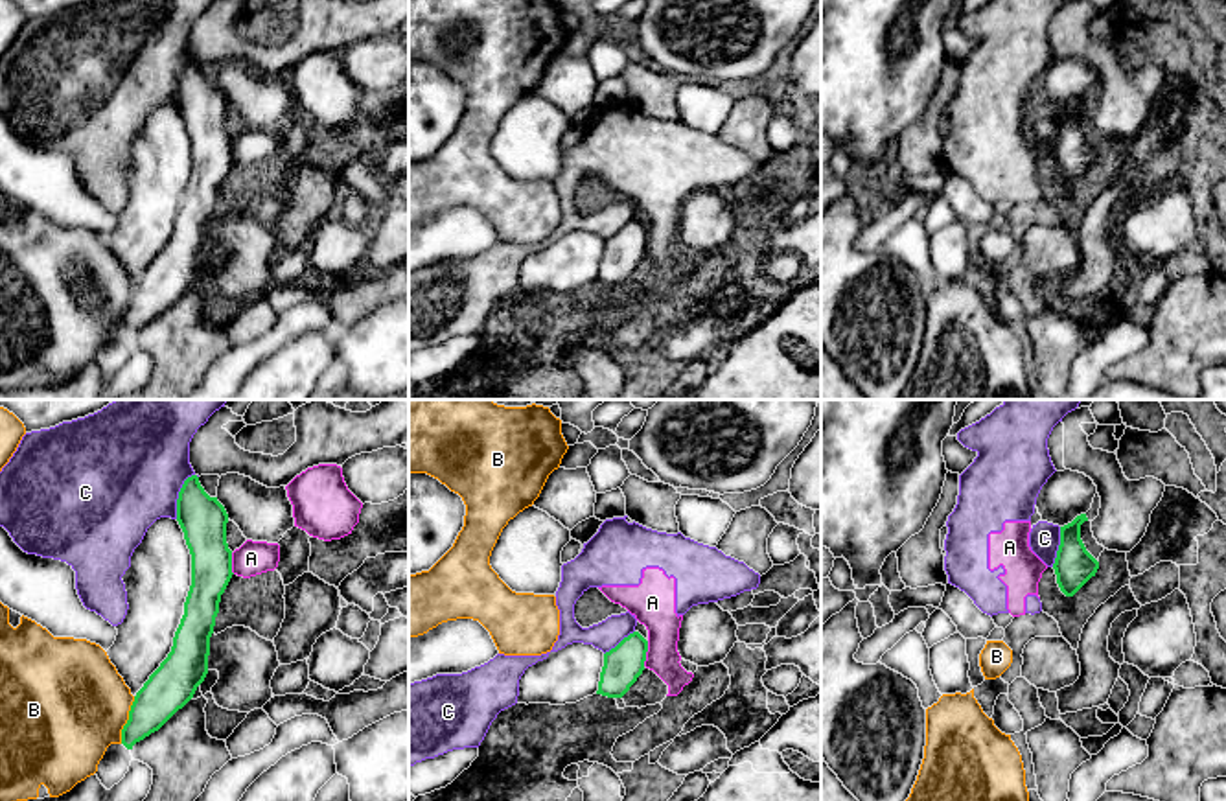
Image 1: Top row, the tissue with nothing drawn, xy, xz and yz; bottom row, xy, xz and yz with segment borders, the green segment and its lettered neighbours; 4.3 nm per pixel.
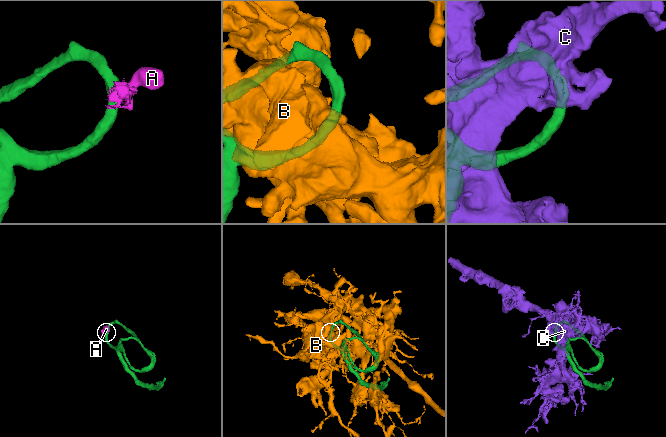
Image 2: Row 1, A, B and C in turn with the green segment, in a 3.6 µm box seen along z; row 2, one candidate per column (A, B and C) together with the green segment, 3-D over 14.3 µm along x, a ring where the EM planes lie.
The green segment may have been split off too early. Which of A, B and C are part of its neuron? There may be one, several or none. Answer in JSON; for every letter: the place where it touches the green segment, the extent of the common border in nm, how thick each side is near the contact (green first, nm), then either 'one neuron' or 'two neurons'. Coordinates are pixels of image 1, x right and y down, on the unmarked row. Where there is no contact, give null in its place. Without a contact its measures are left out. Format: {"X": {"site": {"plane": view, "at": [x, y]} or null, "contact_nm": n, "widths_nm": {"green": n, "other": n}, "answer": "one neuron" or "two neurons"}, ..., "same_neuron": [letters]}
{"A": {"site": {"plane": "xz", "at": [645, 242]}, "contact_nm": 110, "widths_nm": {"green": 170, "other": 200}, "answer": "two neurons"}, "B": {"site": {"plane": "xy", "at": [127, 308]}, "contact_nm": 220, "widths_nm": {"green": 200, "other": 480}, "answer": "two neurons"}, "C": {"site": {"plane": "xy", "at": [179, 83]}, "contact_nm": 220, "widths_nm": {"green": 200, "other": 480}, "answer": "two neurons"}, "same_neuron": []}

